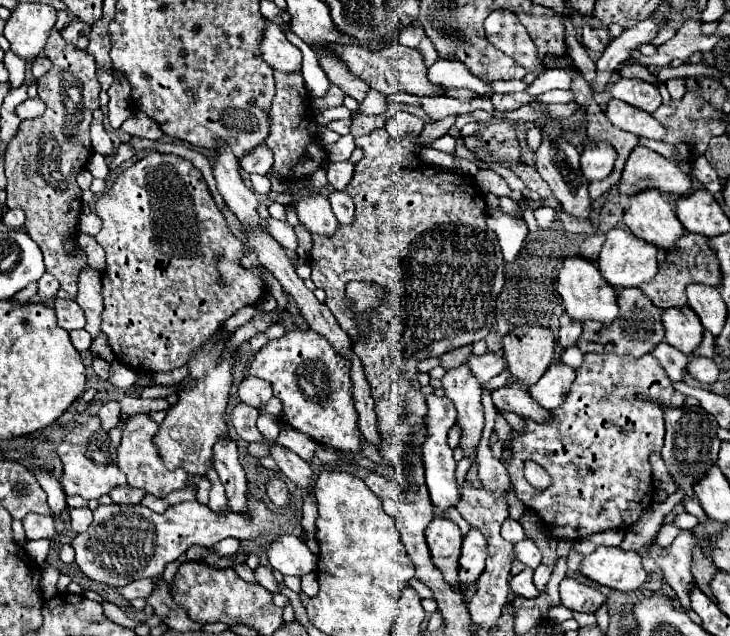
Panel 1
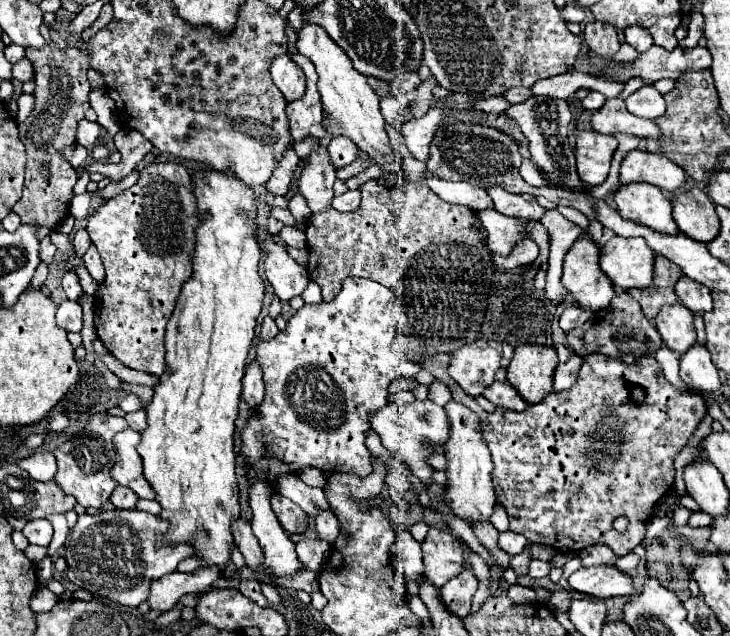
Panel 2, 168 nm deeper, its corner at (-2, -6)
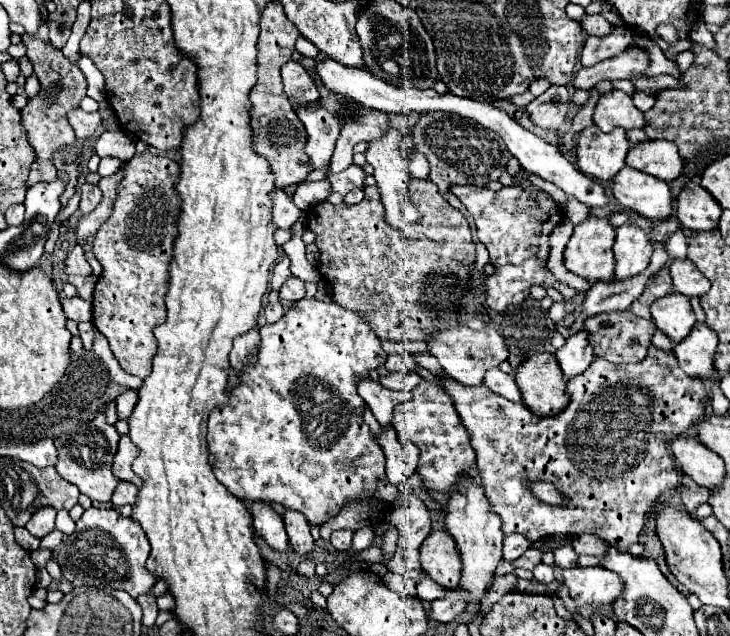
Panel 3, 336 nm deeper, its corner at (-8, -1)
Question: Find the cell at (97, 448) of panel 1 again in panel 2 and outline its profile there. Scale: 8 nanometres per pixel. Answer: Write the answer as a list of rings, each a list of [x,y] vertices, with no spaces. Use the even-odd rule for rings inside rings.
[[[96,413],[88,419],[88,423],[80,435],[68,439],[54,451],[54,457],[58,461],[56,483],[66,495],[76,497],[76,501],[82,507],[100,509],[110,499],[114,487],[118,487],[118,483],[110,477],[110,469],[116,461],[112,437],[126,427],[128,427],[128,423],[124,421],[124,417],[110,417],[106,413]]]

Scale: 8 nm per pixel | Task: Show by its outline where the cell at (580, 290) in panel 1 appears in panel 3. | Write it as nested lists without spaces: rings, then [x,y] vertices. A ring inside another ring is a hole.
[[[588,216],[584,222],[574,226],[572,238],[566,246],[566,268],[570,272],[594,282],[594,280],[614,280],[614,254],[610,252],[614,244],[616,228],[610,224],[610,218]]]

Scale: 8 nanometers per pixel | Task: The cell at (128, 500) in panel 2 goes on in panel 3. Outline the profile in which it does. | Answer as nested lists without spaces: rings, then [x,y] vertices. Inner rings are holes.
[[[118,482],[114,494],[112,494],[112,504],[114,506],[122,506],[122,504],[134,504],[134,496],[136,496],[138,488],[134,484],[126,484],[126,482]]]

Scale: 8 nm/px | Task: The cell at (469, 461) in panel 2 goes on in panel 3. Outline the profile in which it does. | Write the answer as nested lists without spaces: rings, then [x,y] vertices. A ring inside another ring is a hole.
[[[462,480],[462,488],[454,496],[450,496],[448,512],[446,512],[446,528],[456,540],[456,550],[462,558],[462,580],[460,590],[468,594],[470,602],[480,602],[482,596],[490,590],[494,582],[494,570],[502,560],[502,530],[500,520],[490,512],[490,504],[486,504],[486,496],[482,494],[482,486],[476,480]]]

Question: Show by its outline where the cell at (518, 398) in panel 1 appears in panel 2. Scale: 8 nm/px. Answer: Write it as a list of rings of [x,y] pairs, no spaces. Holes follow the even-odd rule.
[[[494,381],[488,389],[484,389],[482,393],[486,399],[490,399],[494,405],[498,407],[504,407],[504,409],[512,409],[512,411],[524,411],[528,407],[528,403],[516,393],[516,389],[504,381],[504,383],[498,383]]]

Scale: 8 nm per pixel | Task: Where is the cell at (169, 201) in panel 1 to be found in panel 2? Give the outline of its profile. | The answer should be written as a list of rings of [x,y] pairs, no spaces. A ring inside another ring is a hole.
[[[154,163],[154,165],[148,165],[140,171],[140,177],[136,181],[136,185],[132,185],[130,189],[126,189],[122,195],[110,199],[110,201],[104,201],[100,207],[96,207],[96,211],[88,217],[88,225],[86,225],[86,231],[92,239],[92,243],[98,247],[100,251],[100,257],[104,261],[104,269],[106,269],[106,279],[100,283],[98,291],[94,293],[94,325],[96,325],[96,333],[98,333],[98,339],[106,345],[106,349],[118,359],[122,361],[126,367],[130,369],[138,369],[138,371],[148,371],[152,375],[162,375],[168,371],[168,365],[166,365],[166,347],[164,347],[164,333],[166,333],[166,325],[168,325],[168,319],[172,317],[172,311],[176,307],[176,301],[180,297],[180,291],[182,291],[182,285],[192,277],[192,255],[194,255],[194,247],[196,247],[196,225],[200,225],[200,215],[198,215],[198,203],[196,203],[196,195],[194,195],[194,183],[192,183],[192,177],[188,173],[188,169],[184,165],[178,165],[178,163]]]

